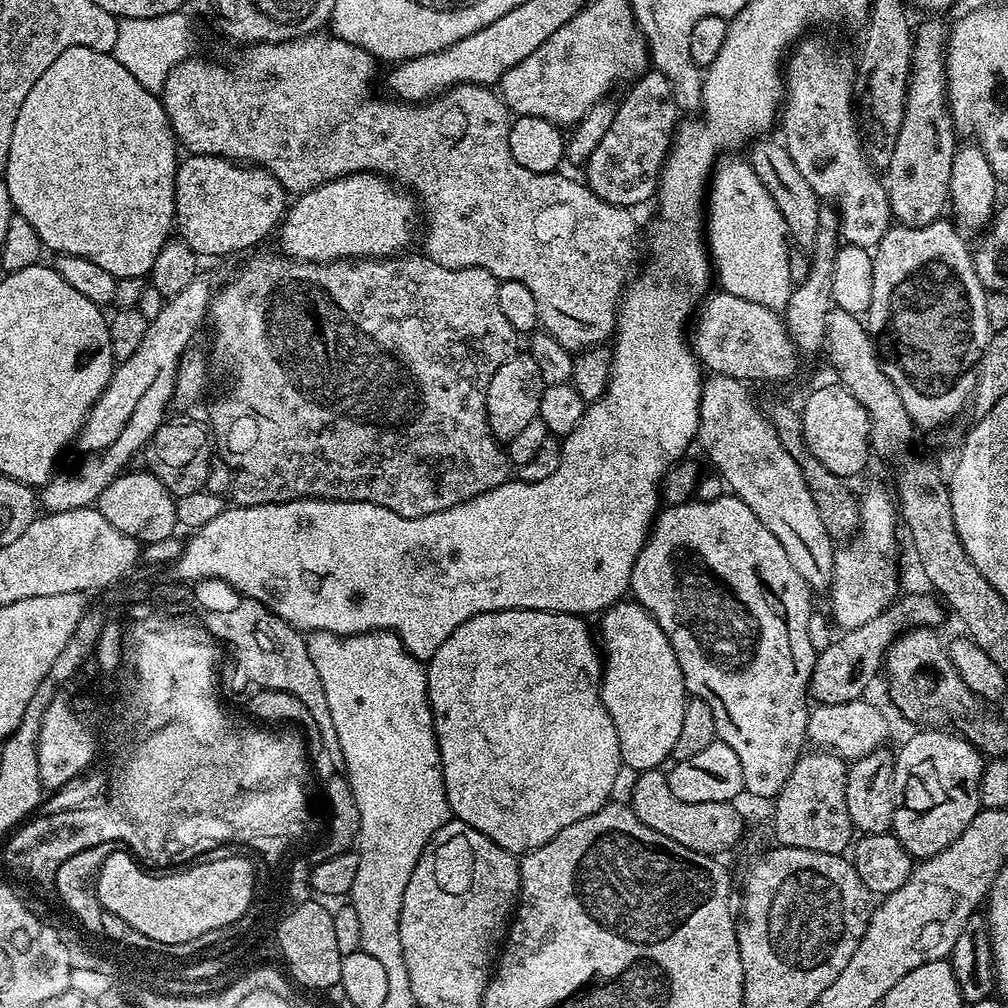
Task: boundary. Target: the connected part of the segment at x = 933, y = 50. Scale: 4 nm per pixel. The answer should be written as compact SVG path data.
M928 18L924 25L914 32L912 46L912 75L908 81L908 101L904 107L902 126L898 142L894 142L894 154L890 154L888 167L883 169L884 189L890 198L890 210L896 224L905 224L908 228L926 226L941 219L950 204L950 174L954 166L958 133L952 123L952 109L948 103L948 70L946 67L946 45L949 29L944 28L940 18Z

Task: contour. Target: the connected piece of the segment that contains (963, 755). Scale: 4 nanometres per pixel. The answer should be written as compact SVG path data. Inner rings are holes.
M916 730L912 737L895 753L894 774L892 775L892 797L894 814L891 833L917 861L928 860L934 854L946 850L970 826L970 822L981 811L980 779L984 773L985 757L969 740L957 736L951 730Z

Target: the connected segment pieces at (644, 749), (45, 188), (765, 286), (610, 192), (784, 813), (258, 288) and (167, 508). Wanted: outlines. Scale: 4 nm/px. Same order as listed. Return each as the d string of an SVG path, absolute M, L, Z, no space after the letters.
M631 598L612 605L599 620L598 640L602 645L600 697L614 722L614 730L618 730L621 765L633 768L637 774L660 768L663 760L667 761L671 757L674 742L678 742L678 733L682 730L682 713L690 698L682 678L682 666L678 666L678 658L674 658L674 646L670 646L670 638L662 634L662 626L658 626L652 615Z
M70 46L70 50L62 50L50 66L30 86L30 94L26 94L26 102L22 102L22 110L18 110L18 118L14 118L14 135L10 137L10 154L8 160L2 166L2 178L10 190L13 209L30 226L34 226L41 245L45 249L53 248L53 253L74 254L82 258L88 258L90 262L102 266L106 274L115 276L117 280L122 278L134 278L135 276L147 277L154 266L154 258L158 258L158 250L173 235L176 222L176 166L178 163L178 141L172 135L172 127L168 121L168 115L164 109L161 97L155 92L146 90L122 62L118 62L111 54L99 52L86 46Z
M747 159L728 160L719 165L715 169L714 175L710 180L710 191L706 196L706 244L710 249L710 260L714 265L714 276L718 281L719 287L723 291L734 294L738 298L746 298L750 302L758 302L758 306L766 306L777 310L784 310L788 305L788 299L791 298L794 287L794 277L790 274L788 261L790 257L790 237L784 230L784 219L778 210L778 206L774 206L774 198L770 198L770 194L766 190L766 186L762 186L762 182L758 178L758 174L754 174L754 170L748 165Z
M649 70L629 88L632 89L617 106L608 129L593 146L583 179L598 198L632 210L635 204L644 204L647 200L649 203L656 193L664 159L676 131L678 109L670 82L661 72Z
M827 750L805 751L798 758L790 778L786 778L786 786L774 798L776 809L772 812L772 828L776 831L777 845L798 850L818 850L822 854L839 856L849 851L854 840L854 829L850 810L846 806L846 778L848 764L843 756Z
M273 252L249 255L248 264L237 270L236 277L215 289L210 309L212 354L218 363L225 364L232 371L232 385L221 400L213 402L207 423L215 447L225 452L223 463L233 471L230 496L236 499L233 501L239 507L281 504L291 500L353 500L386 506L386 510L394 510L394 514L402 518L422 518L473 500L478 494L494 490L494 486L509 479L510 461L501 441L488 425L486 390L498 366L517 355L518 334L498 307L498 281L490 270L438 266L438 262L423 254L310 264Z
M125 470L102 490L95 507L114 526L114 530L122 530L130 538L139 540L141 545L159 542L162 538L170 538L177 531L176 502L171 492L162 486L162 482L153 472L141 470L132 472Z

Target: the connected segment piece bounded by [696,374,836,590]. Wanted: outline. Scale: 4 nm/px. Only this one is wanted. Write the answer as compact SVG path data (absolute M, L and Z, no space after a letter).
M709 375L703 381L700 390L700 425L696 427L696 440L704 447L708 460L724 475L724 480L729 484L731 495L737 496L754 514L758 514L758 522L782 542L782 550L786 550L786 558L794 565L794 570L802 574L809 589L831 589L832 571L836 548L834 537L826 530L822 518L818 514L818 506L814 506L814 498L810 498L810 490L806 490L806 478L802 478L802 470L798 462L778 442L778 434L772 423L764 415L761 405L752 401L748 393L749 385L742 380L735 380L729 376Z

